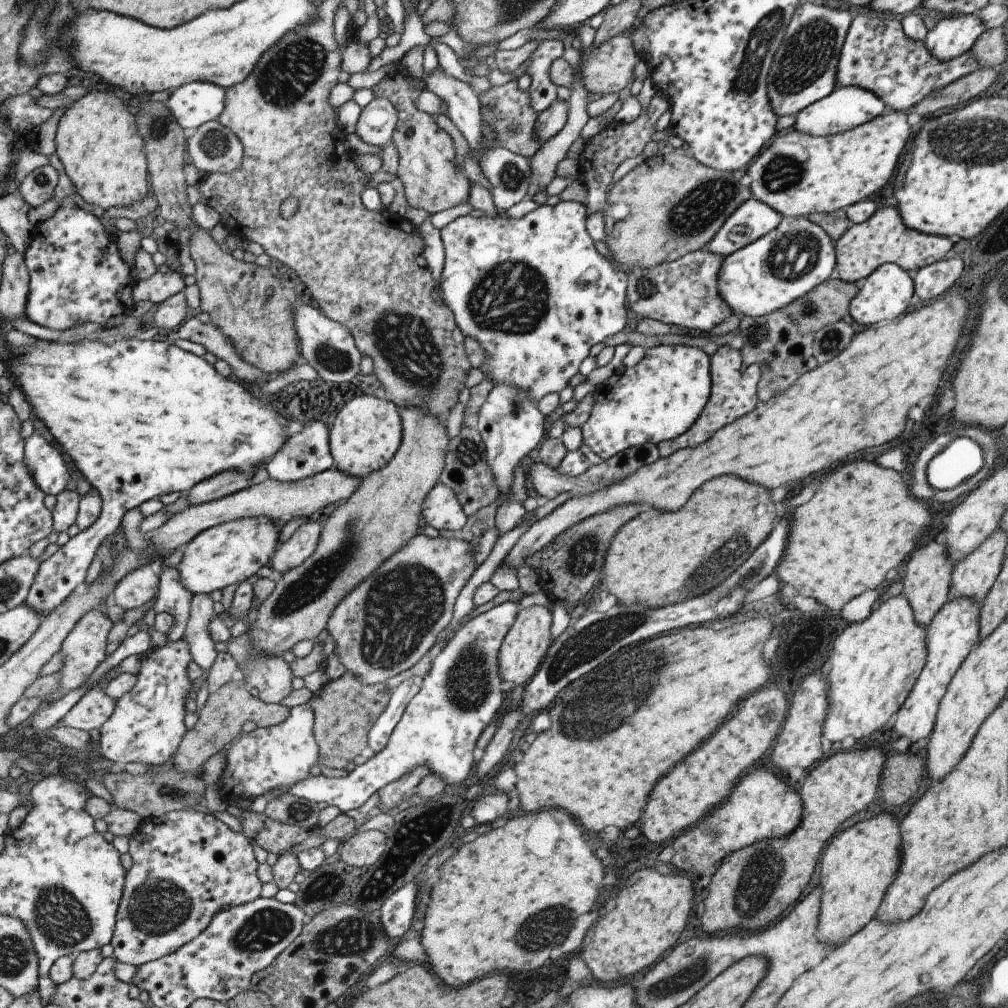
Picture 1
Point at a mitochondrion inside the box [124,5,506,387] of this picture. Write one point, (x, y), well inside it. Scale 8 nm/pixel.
(285, 76)

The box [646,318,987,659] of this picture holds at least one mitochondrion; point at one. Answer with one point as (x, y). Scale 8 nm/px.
(721, 559)

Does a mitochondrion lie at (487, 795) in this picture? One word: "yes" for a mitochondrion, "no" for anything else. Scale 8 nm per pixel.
no

